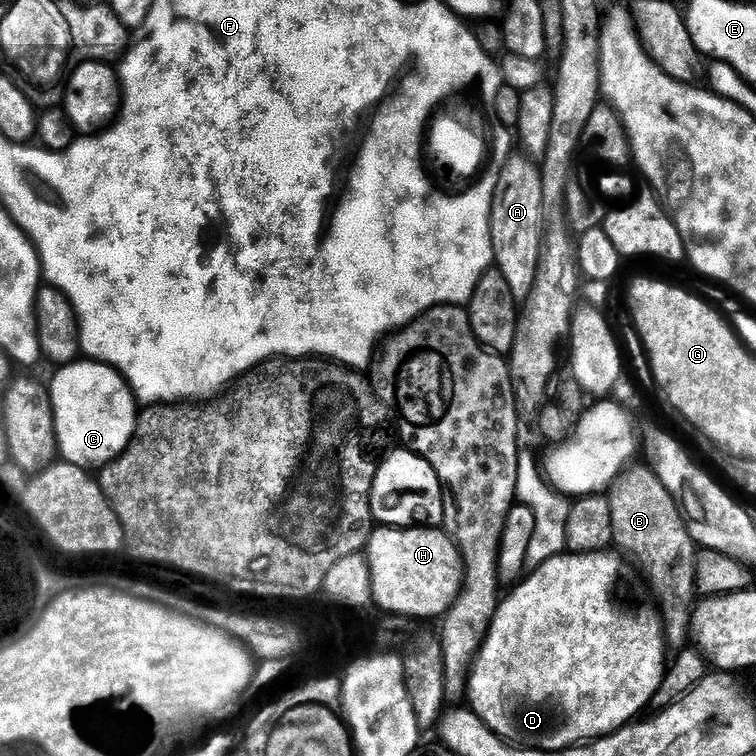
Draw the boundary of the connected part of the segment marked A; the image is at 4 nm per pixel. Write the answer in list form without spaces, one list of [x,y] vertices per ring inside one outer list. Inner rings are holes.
[[[525,155],[501,163],[491,208],[491,246],[495,265],[518,300],[529,296],[542,255],[543,207],[539,167]]]

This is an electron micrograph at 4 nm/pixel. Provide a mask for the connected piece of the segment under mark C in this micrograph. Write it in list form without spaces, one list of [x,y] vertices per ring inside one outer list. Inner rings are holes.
[[[81,359],[75,364],[65,364],[50,383],[53,418],[56,420],[56,440],[59,455],[69,464],[89,470],[99,469],[112,460],[117,460],[136,433],[138,401],[128,383],[116,369],[108,364],[98,364],[94,360]]]

